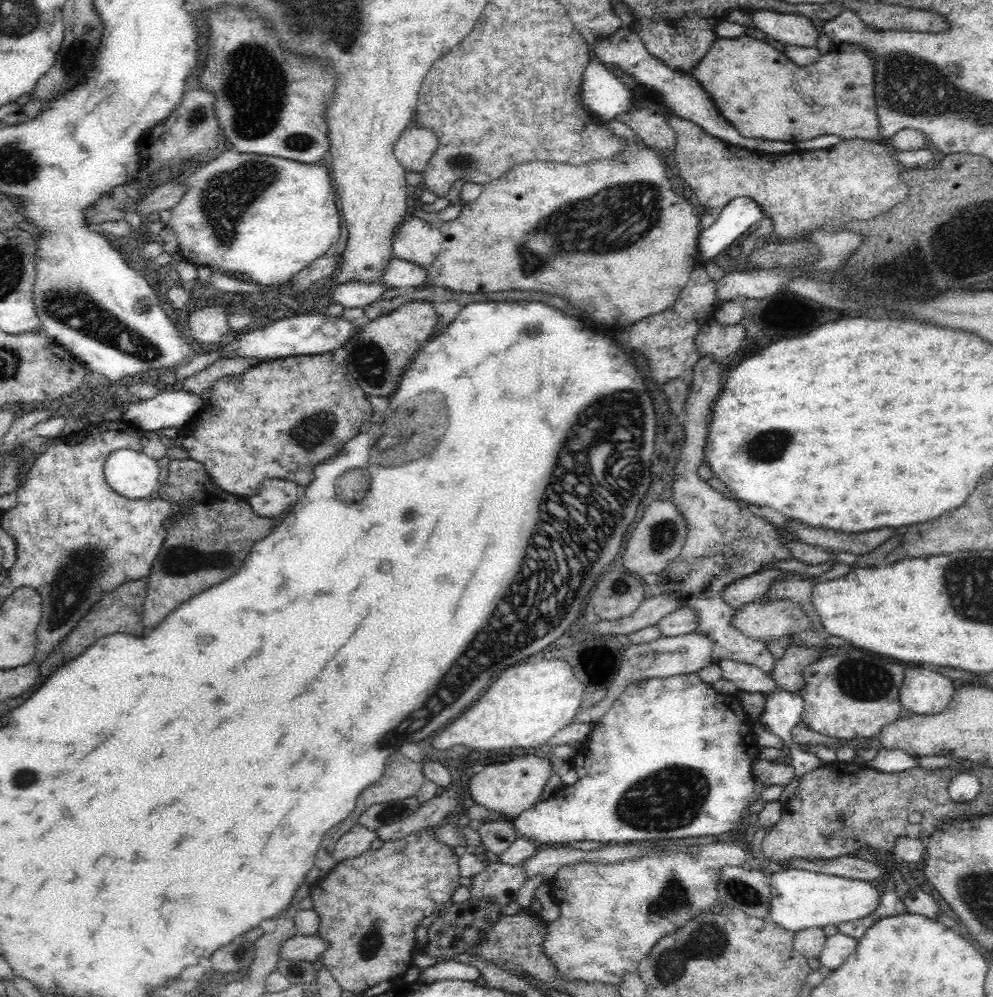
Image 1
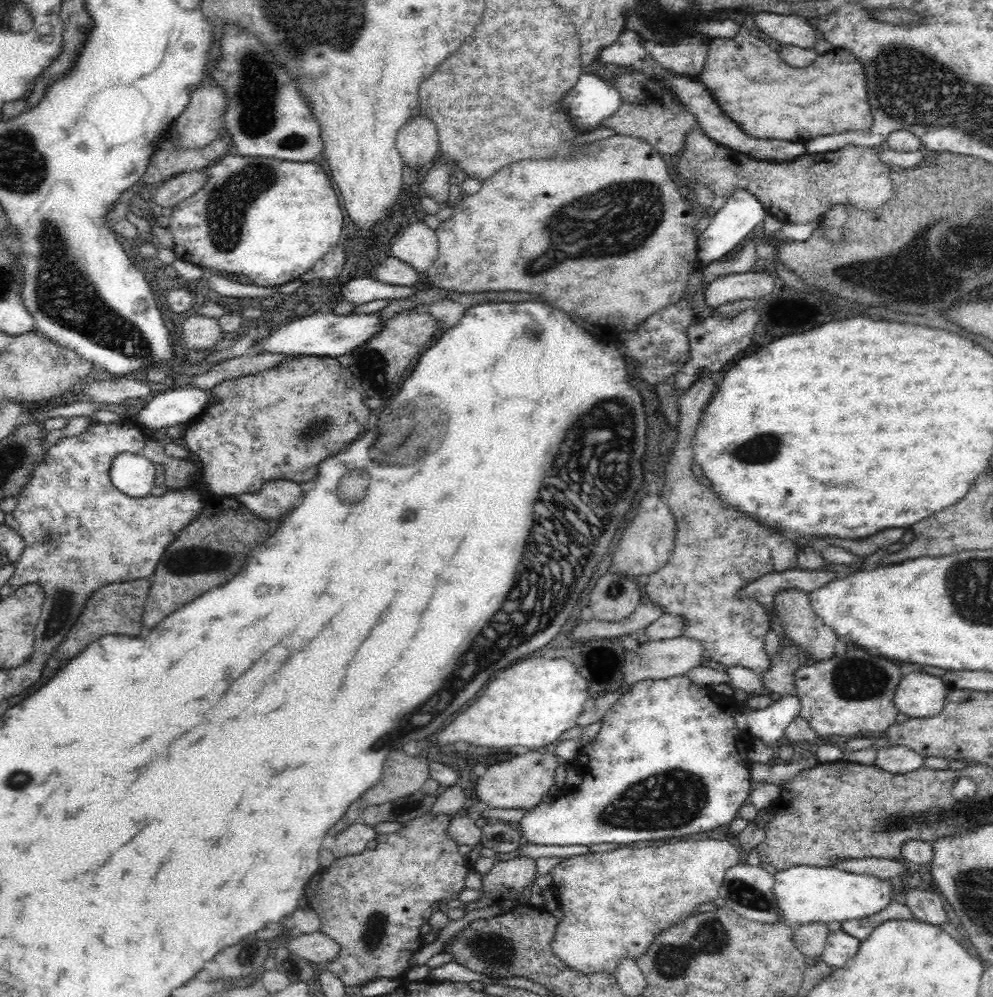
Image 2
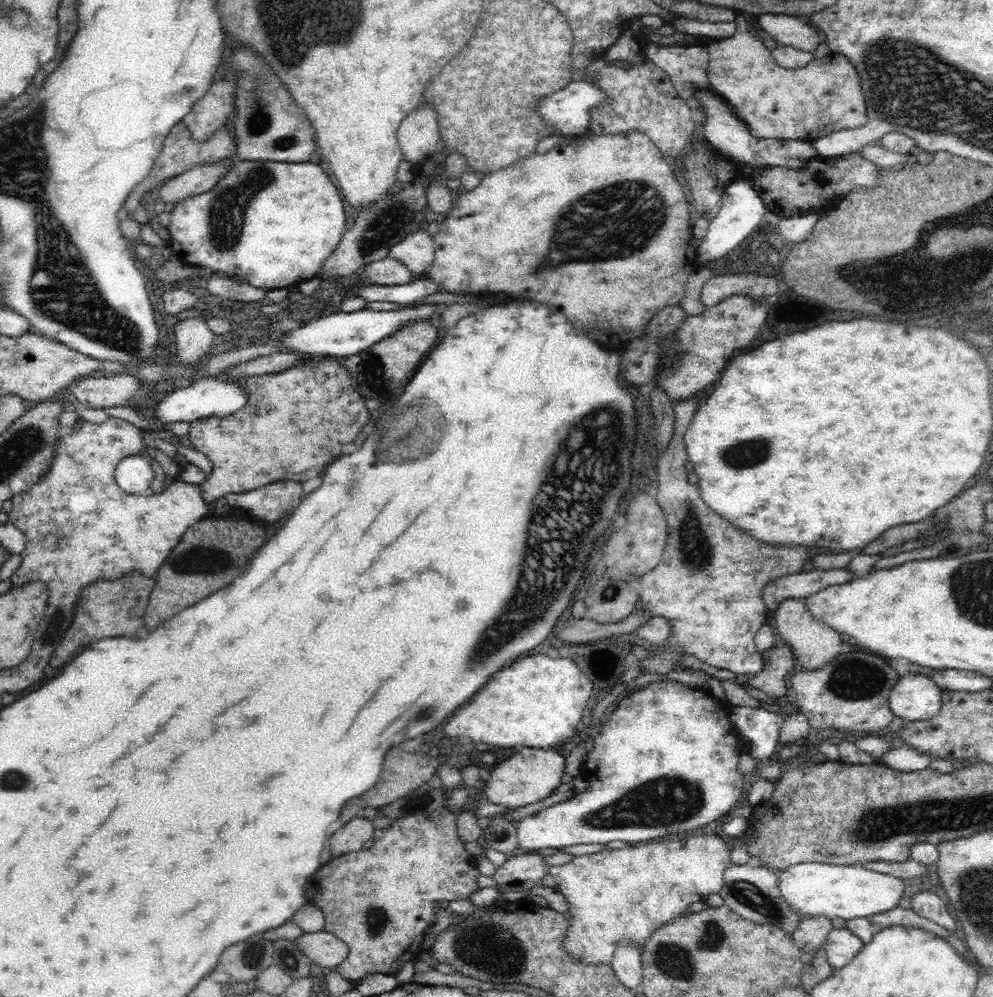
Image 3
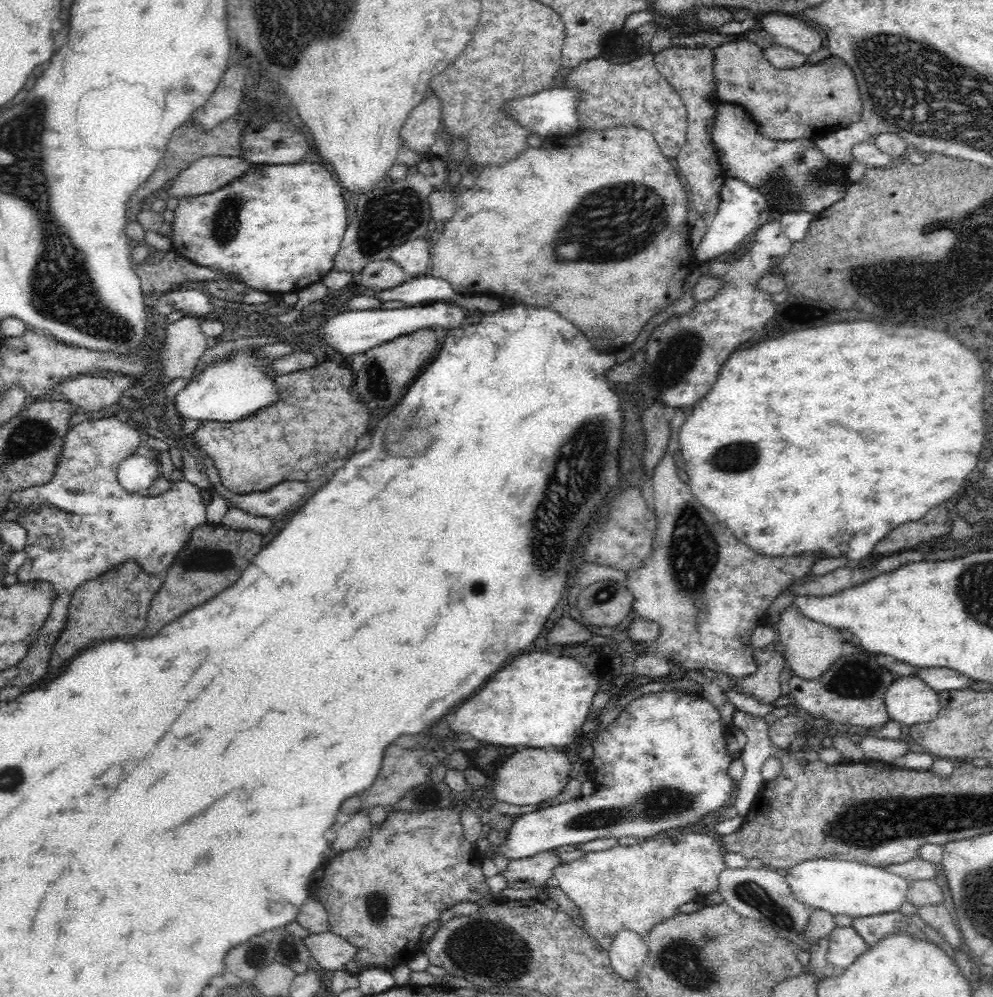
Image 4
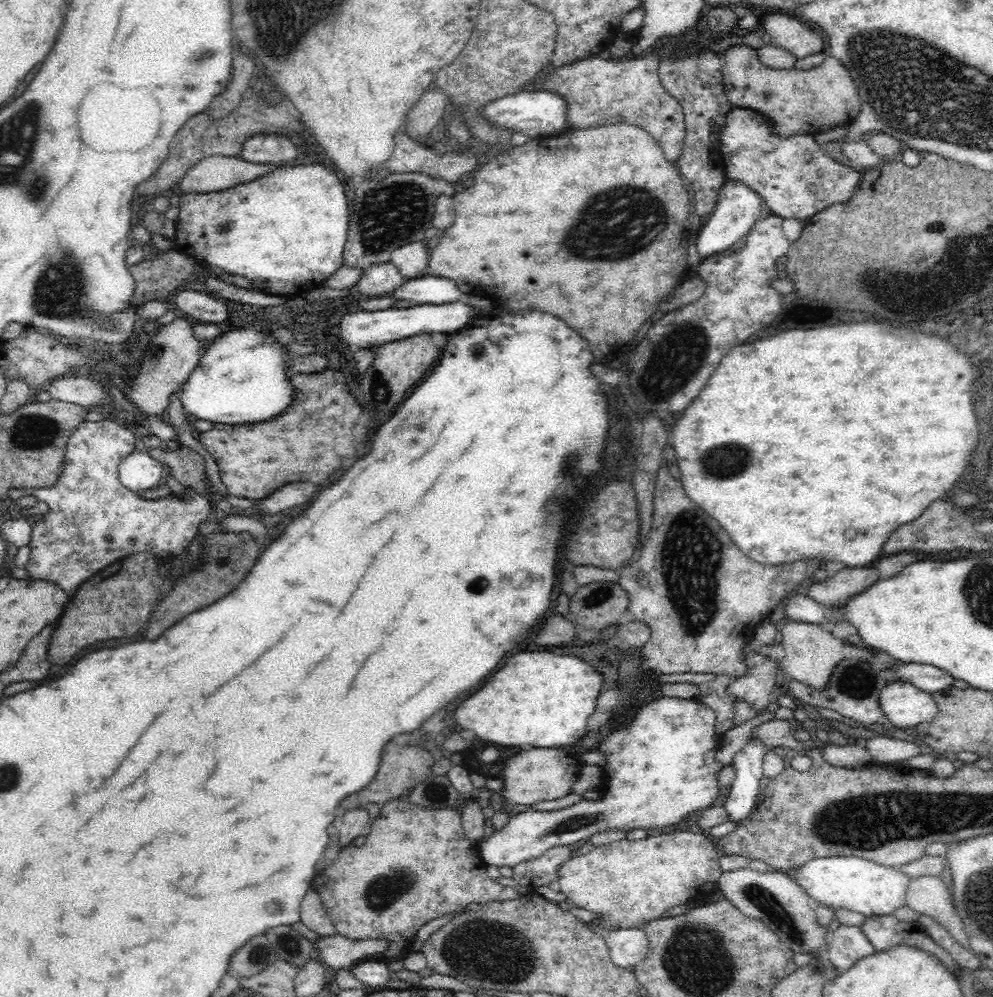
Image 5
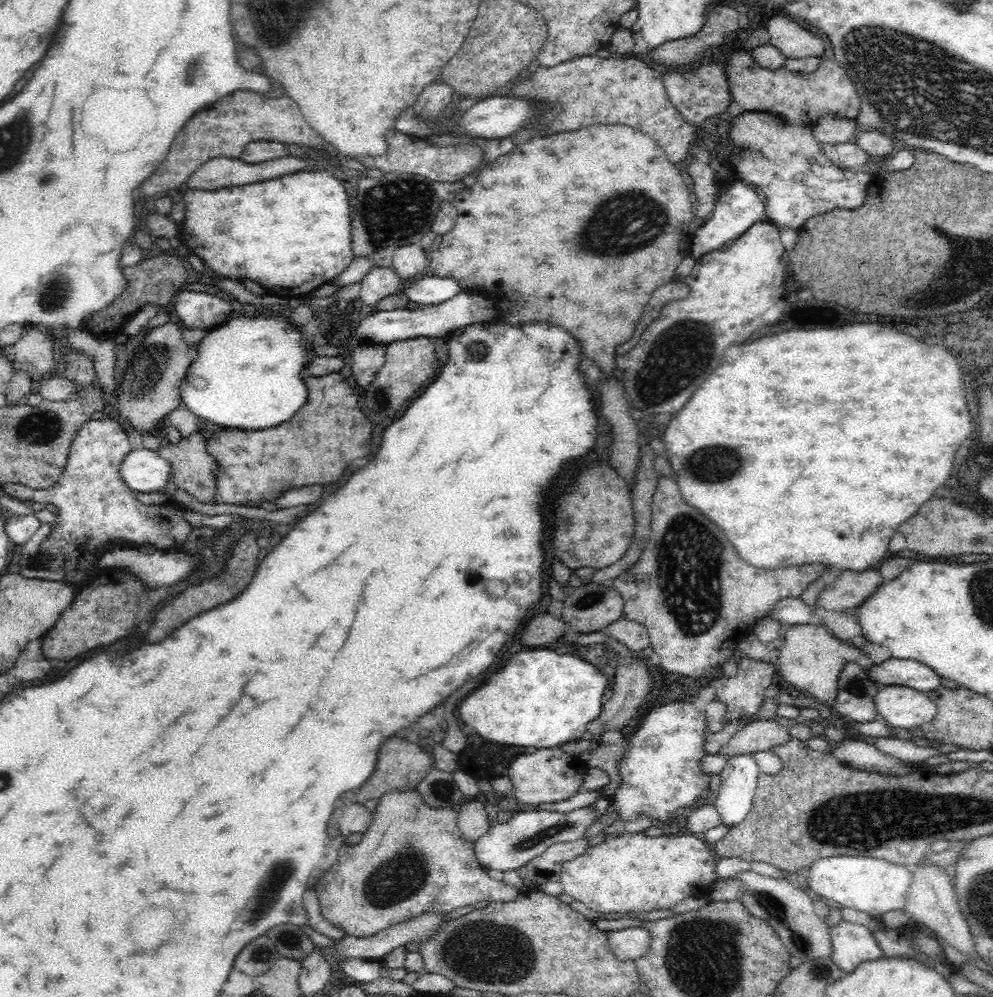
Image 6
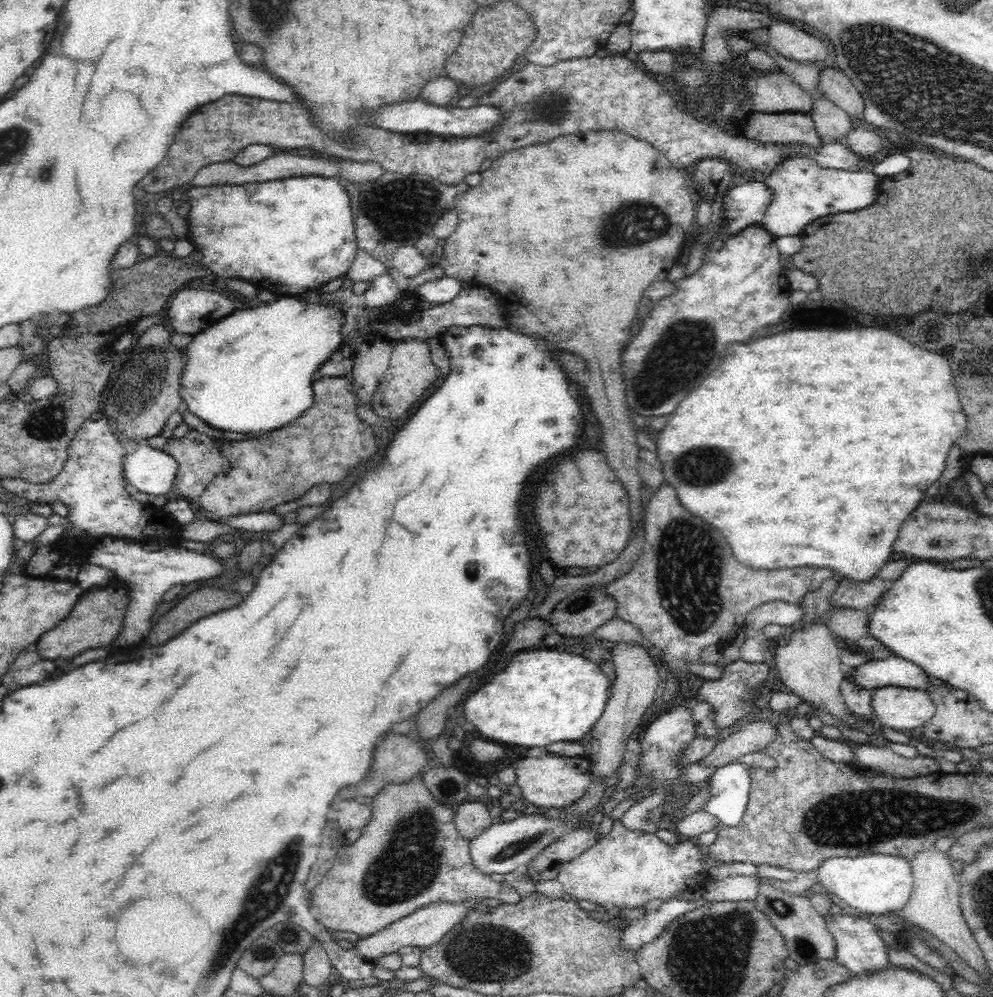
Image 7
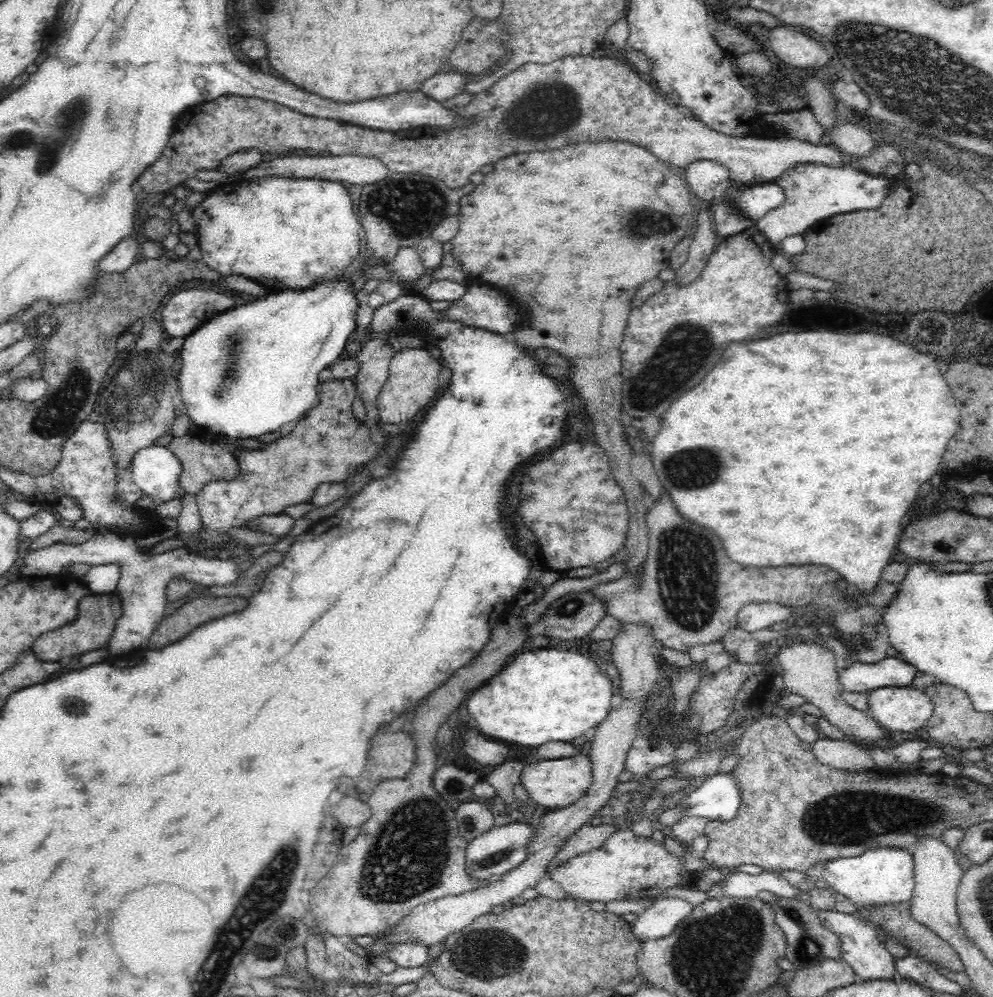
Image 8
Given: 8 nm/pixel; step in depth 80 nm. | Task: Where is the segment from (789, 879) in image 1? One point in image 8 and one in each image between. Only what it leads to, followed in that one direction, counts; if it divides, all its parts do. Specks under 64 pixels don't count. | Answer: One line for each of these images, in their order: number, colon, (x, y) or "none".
2: (805, 895)
3: (815, 890)
4: (839, 887)
5: (855, 884)
6: (875, 886)
7: (874, 884)
8: (884, 875)

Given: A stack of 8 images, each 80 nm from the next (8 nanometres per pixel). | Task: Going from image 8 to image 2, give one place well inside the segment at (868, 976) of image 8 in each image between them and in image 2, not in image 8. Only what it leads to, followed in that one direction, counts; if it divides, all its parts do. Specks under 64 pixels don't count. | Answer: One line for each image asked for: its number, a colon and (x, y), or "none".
2: (840, 947)
3: (841, 947)
4: (845, 945)
5: (847, 945)
6: (852, 944)
7: (858, 948)

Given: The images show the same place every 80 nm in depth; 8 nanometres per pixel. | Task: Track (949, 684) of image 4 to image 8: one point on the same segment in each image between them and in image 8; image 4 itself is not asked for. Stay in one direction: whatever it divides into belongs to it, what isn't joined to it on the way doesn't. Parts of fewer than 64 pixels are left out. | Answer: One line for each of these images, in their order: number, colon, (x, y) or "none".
5: (928, 678)
6: (914, 674)
7: (894, 671)
8: (860, 677)

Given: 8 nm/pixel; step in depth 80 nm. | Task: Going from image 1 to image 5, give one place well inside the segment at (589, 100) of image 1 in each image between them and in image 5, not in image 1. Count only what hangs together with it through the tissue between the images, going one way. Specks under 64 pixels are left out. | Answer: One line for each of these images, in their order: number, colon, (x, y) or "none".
2: (593, 99)
3: (570, 110)
4: (550, 114)
5: (535, 114)

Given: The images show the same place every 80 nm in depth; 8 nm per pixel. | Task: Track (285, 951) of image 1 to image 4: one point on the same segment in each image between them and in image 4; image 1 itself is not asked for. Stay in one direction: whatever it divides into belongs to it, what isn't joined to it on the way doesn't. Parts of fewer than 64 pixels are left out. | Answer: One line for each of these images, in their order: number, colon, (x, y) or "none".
2: (317, 947)
3: (322, 948)
4: (327, 950)

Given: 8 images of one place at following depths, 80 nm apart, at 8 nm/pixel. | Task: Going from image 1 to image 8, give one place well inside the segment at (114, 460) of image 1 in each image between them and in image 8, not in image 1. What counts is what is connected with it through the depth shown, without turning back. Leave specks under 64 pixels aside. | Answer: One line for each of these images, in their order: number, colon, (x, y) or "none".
2: (133, 474)
3: (133, 474)
4: (136, 473)
5: (138, 471)
6: (142, 470)
7: (149, 470)
8: (155, 469)

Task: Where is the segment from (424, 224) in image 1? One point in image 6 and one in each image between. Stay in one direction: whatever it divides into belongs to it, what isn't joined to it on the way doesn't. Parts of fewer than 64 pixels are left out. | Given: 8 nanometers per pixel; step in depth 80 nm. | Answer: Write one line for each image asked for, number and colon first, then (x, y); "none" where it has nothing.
2: (417, 245)
3: (417, 251)
4: (414, 256)
5: (412, 259)
6: (409, 262)

